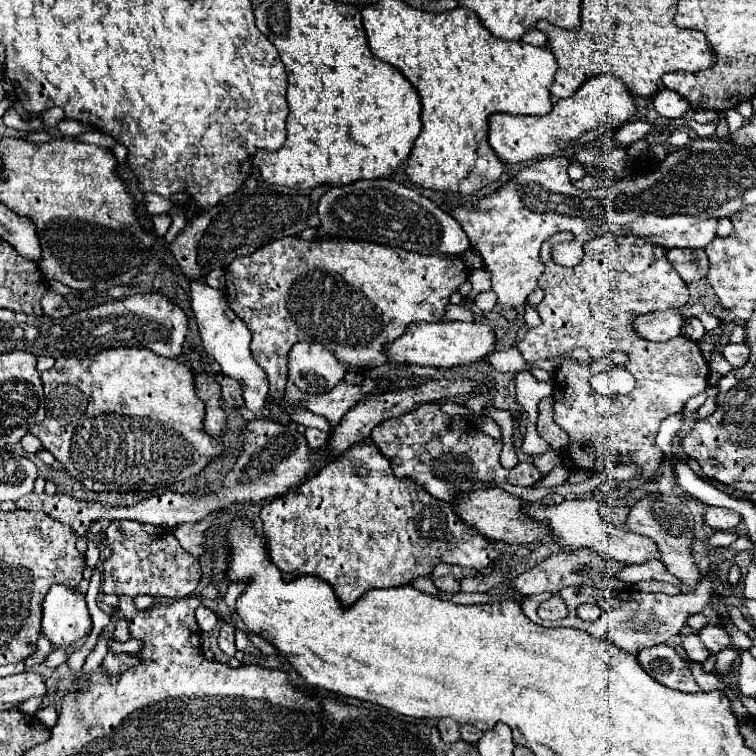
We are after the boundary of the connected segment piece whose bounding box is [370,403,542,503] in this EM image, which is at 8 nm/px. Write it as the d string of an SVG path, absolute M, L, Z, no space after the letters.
M424 403L400 417L392 417L392 419L384 421L380 427L376 427L372 431L370 437L376 443L376 447L380 449L380 453L384 453L384 457L388 457L392 461L392 471L396 473L396 477L416 479L430 495L434 495L436 499L448 501L448 503L452 503L452 497L458 497L460 493L470 493L474 489L488 489L494 483L510 483L510 485L518 485L518 487L530 487L542 477L532 463L518 463L510 471L504 469L500 465L502 439L494 439L494 437L488 437L488 435L476 431L470 423L462 421L460 417L454 417L454 419L456 419L456 425L448 427L450 417L446 413L442 413L436 403Z

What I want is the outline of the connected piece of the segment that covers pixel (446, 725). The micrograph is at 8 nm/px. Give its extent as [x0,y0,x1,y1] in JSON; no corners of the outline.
[438,719,460,743]

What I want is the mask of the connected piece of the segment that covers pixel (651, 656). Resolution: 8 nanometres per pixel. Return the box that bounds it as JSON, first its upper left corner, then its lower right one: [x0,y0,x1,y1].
[638,645,700,693]

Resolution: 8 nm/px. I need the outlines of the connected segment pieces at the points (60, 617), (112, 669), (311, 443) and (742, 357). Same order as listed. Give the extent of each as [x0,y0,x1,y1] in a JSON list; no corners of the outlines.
[[42,581,92,647],[102,653,140,677],[304,429,328,453],[724,343,750,369]]

